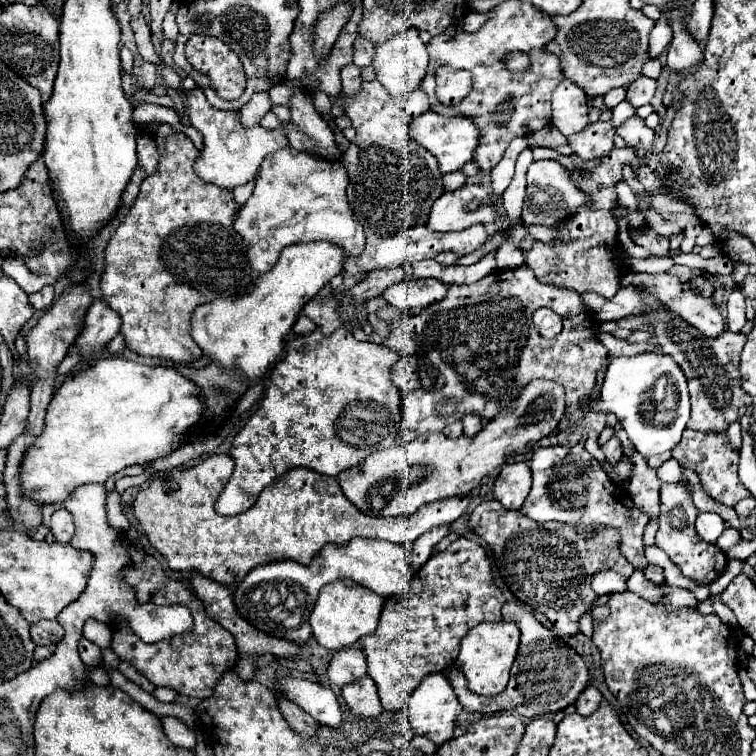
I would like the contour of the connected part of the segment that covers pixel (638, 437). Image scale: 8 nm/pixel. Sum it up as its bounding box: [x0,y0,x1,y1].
[587,353,691,459]

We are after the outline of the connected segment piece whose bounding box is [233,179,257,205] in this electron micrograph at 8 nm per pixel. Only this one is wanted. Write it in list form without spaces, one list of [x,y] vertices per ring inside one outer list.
[[[251,179],[251,181],[245,183],[243,187],[235,187],[235,189],[233,189],[233,197],[235,197],[235,201],[237,201],[239,205],[243,205],[243,203],[249,199],[249,195],[253,193],[255,181],[257,181],[257,179]]]

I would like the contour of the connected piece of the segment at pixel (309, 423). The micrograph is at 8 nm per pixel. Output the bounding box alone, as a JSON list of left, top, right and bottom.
[215,327,401,515]

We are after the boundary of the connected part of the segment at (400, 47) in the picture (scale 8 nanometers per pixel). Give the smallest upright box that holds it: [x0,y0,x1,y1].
[373,29,429,99]

